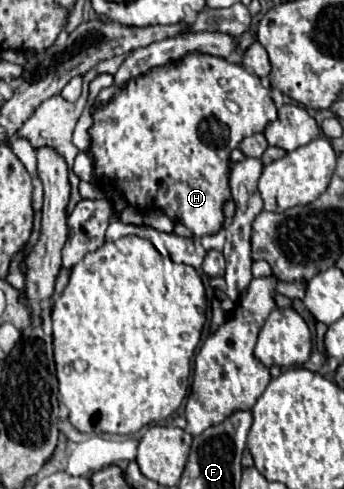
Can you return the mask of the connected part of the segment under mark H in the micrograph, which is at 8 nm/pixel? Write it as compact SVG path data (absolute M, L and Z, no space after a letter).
M189 52L177 62L151 68L143 76L131 78L109 102L95 108L89 128L89 156L93 158L97 186L105 190L101 182L109 182L111 188L115 186L125 196L129 206L141 212L161 210L171 220L187 226L195 238L217 234L223 224L223 204L231 200L229 154L243 138L263 132L275 116L277 110L271 100L271 90L255 74L225 58Z

